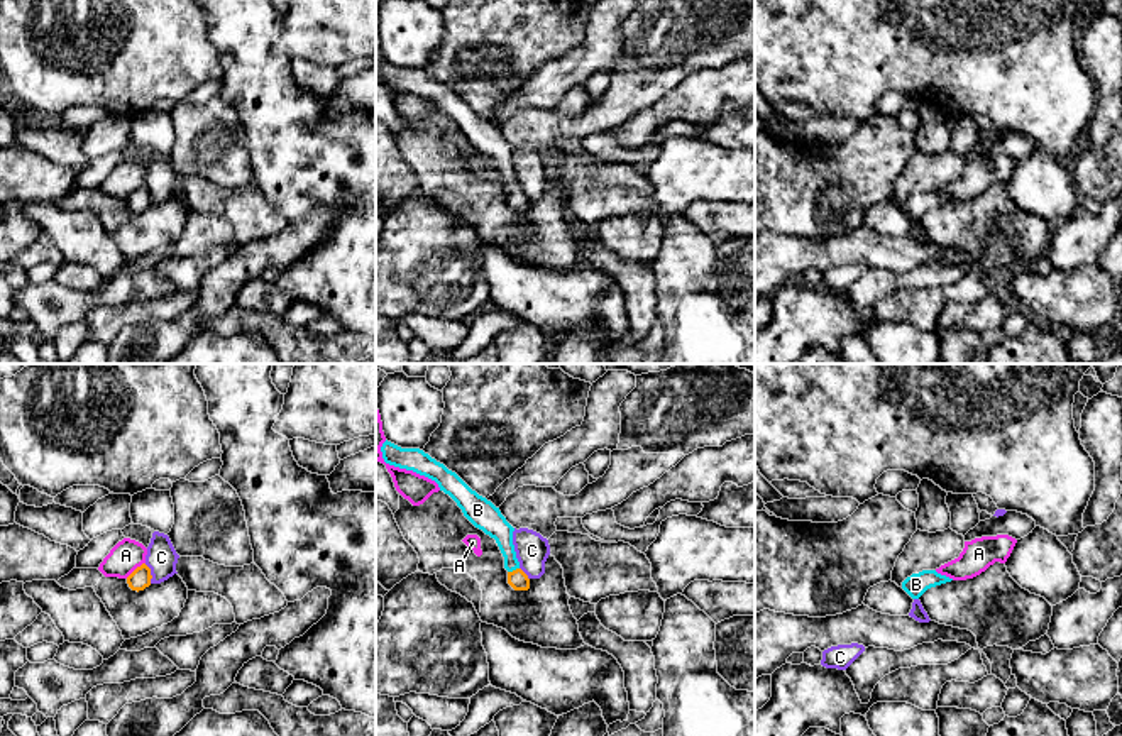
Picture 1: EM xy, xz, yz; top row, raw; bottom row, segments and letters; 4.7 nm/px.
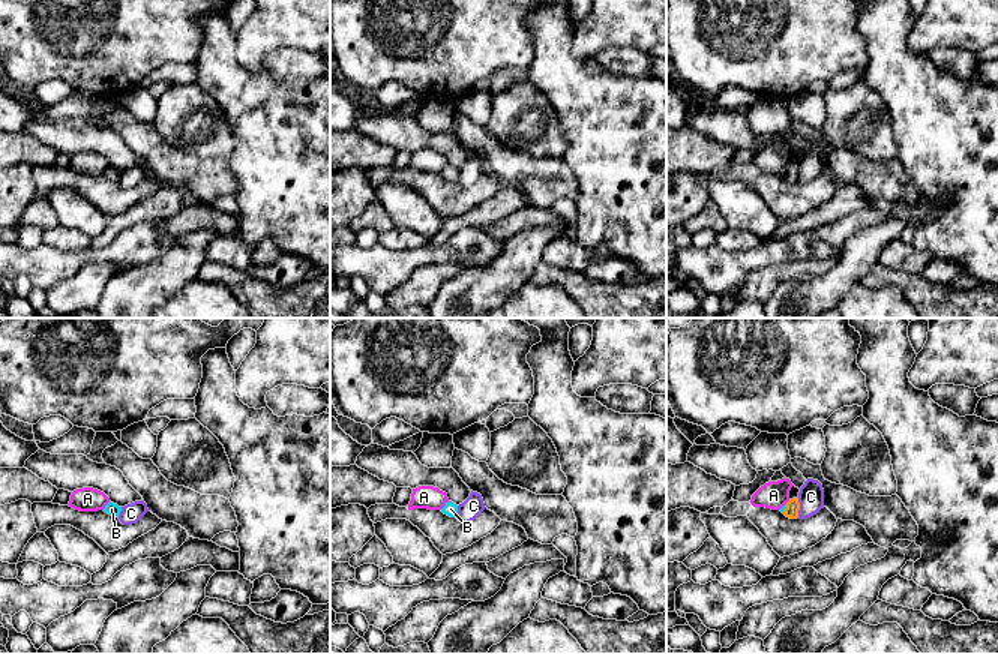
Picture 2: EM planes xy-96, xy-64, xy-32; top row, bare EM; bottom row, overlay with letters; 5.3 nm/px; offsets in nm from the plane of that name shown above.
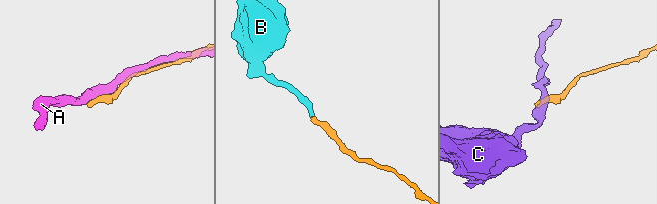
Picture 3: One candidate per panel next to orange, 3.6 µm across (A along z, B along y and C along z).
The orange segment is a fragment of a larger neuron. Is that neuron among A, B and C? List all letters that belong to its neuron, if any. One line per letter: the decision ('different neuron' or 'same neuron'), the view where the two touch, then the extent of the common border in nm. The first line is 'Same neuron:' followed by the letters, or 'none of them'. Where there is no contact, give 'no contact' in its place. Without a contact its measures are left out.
Same neuron: B
A: different neuron | xy | 120 nm
B: same neuron | xz | 60 nm
C: different neuron | xy | 100 nm

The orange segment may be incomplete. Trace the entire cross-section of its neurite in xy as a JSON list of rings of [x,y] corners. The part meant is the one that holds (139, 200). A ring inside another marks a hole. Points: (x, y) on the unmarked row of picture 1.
[[[142,184],[140,188],[137,188],[129,198],[127,198],[127,205],[132,211],[144,211],[146,208],[151,206],[151,189]]]

